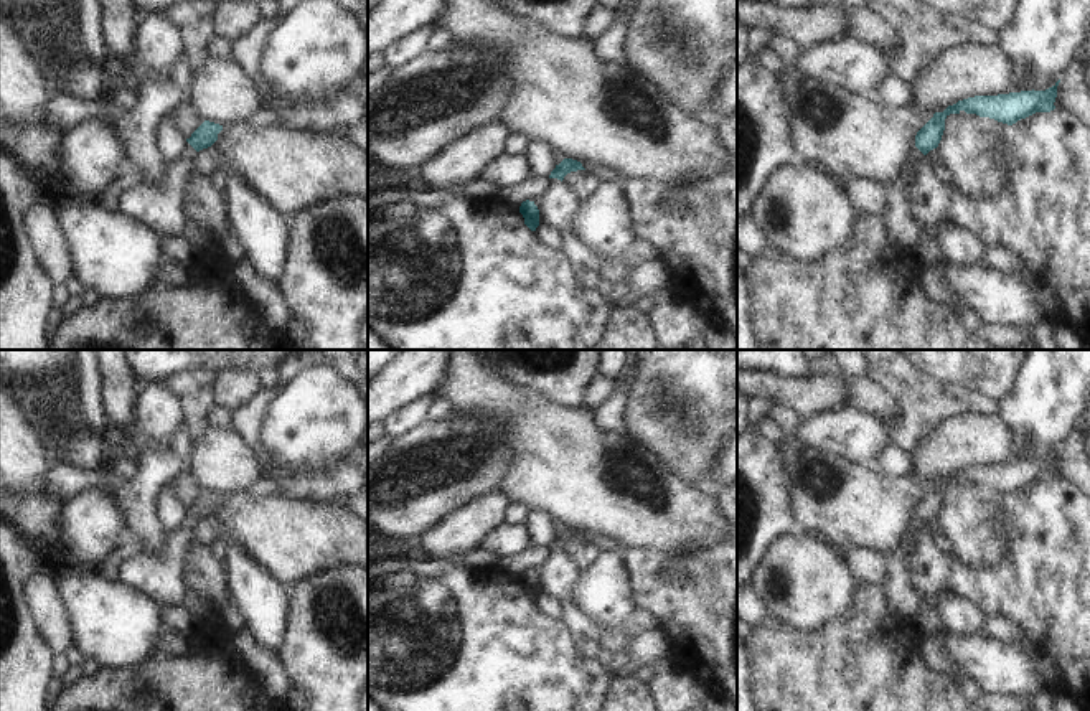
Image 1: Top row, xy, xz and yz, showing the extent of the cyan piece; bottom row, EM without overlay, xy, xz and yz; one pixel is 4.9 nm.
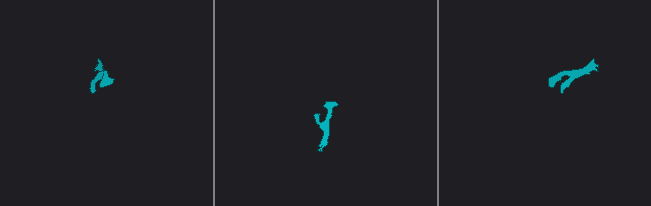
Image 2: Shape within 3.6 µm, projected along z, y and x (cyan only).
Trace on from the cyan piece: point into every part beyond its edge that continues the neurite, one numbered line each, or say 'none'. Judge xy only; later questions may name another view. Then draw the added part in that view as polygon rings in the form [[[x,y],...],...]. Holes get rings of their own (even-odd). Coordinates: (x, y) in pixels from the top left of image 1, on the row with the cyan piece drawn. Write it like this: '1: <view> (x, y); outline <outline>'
1: xy (159, 207); outline [[[186,144],[180,158],[165,163],[158,183],[140,181],[117,198],[117,211],[145,224],[158,236],[181,234],[186,185],[193,173],[196,150]]]

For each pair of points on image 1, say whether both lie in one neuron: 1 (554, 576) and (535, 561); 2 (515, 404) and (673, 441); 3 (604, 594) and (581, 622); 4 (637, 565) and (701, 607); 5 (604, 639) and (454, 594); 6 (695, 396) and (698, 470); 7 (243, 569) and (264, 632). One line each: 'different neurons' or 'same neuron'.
1: different neurons
2: different neurons
3: different neurons
4: same neuron
5: different neurons
6: same neuron
7: same neuron

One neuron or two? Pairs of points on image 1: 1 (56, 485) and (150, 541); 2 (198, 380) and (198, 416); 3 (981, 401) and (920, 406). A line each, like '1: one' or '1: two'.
1: one
2: one
3: one

